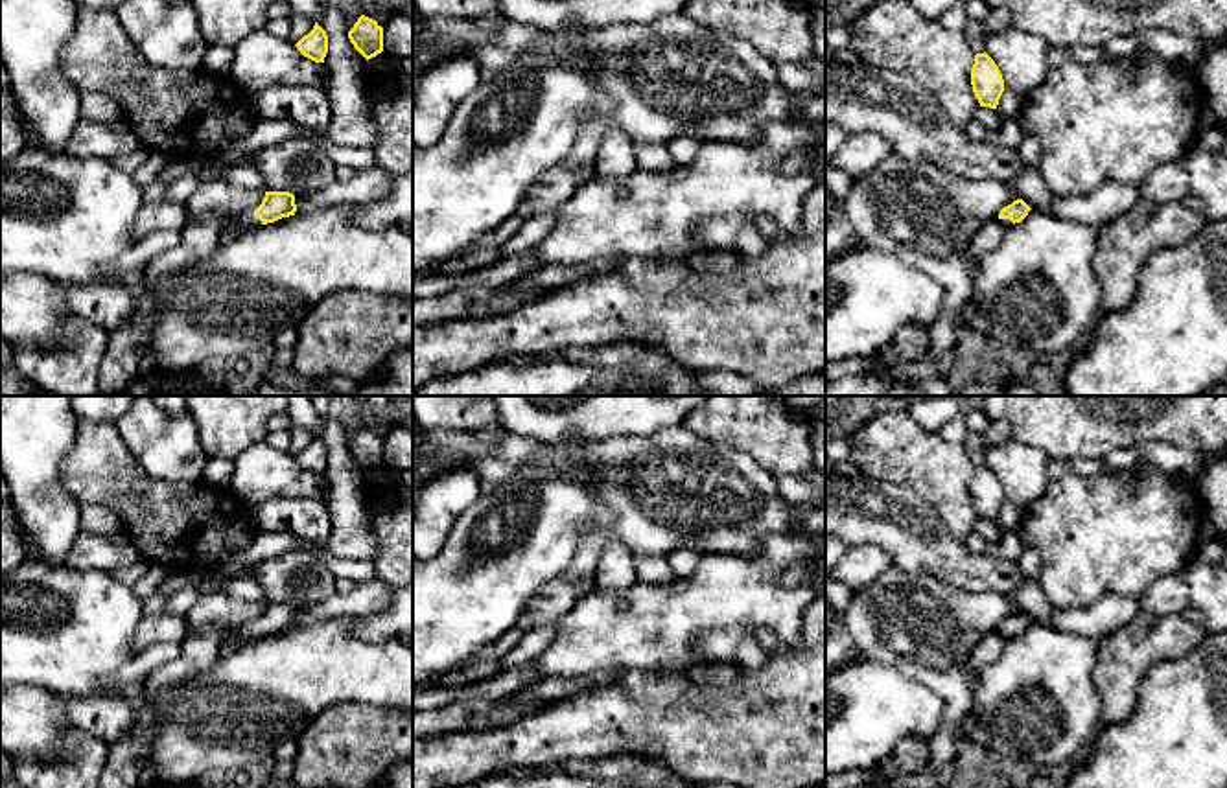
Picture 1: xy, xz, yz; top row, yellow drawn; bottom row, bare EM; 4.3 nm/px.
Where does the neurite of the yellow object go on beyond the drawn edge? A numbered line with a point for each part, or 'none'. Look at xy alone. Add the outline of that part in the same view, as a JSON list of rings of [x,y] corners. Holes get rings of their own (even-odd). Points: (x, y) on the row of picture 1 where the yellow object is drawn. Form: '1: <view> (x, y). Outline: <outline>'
1: xy (247, 220). Outline: [[[247,210],[241,215],[238,215],[238,223],[240,226],[245,226],[245,228],[254,228],[262,225],[262,221],[254,215],[254,210]]]

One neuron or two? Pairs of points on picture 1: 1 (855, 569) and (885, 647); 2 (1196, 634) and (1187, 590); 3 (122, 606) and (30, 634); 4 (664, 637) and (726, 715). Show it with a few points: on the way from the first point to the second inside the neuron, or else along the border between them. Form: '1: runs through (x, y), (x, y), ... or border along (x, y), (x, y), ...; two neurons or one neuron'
1: border along (892, 566), (855, 590); two neurons
2: border along (1202, 626), (1207, 630); two neurons
3: runs through (100, 614), (74, 628), (52, 628); one neuron
4: border along (693, 661), (678, 671); two neurons

